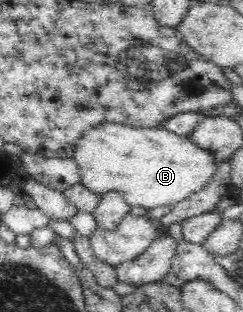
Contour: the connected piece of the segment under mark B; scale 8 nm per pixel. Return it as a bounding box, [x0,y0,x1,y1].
[72,122,217,209]

